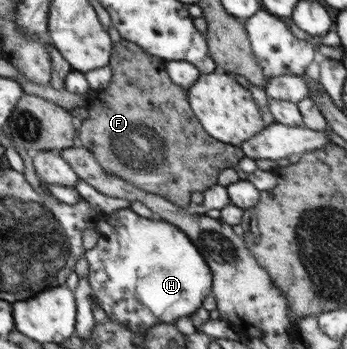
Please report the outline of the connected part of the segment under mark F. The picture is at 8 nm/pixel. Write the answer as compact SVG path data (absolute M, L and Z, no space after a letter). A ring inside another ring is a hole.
M145 53L145 83L139 87L133 83L129 61L112 58L110 67L112 77L109 85L103 90L89 91L89 116L79 126L79 145L91 151L107 174L188 208L192 205L191 194L197 191L204 193L218 183L218 175L222 170L237 168L244 157L243 150L238 145L223 143L205 131L190 107L188 91L168 77L165 61Z

